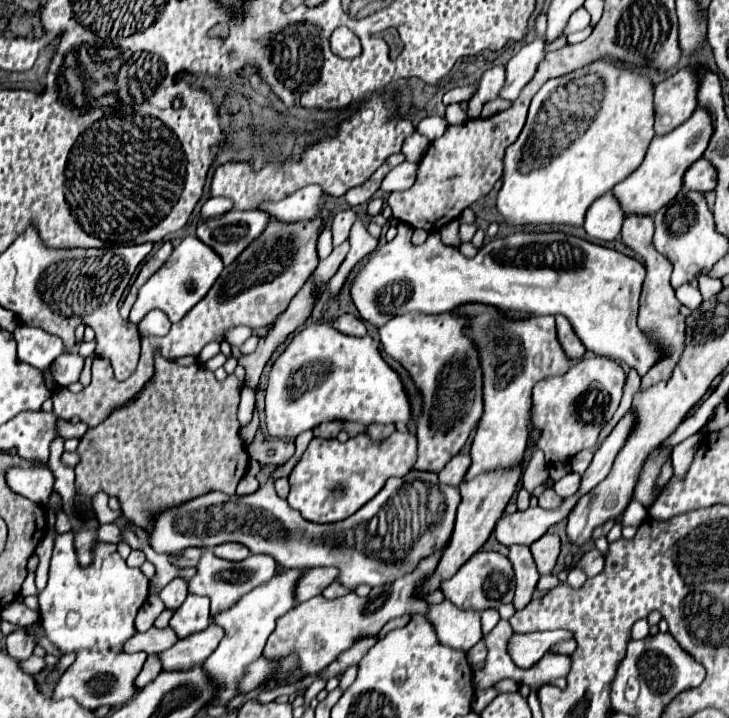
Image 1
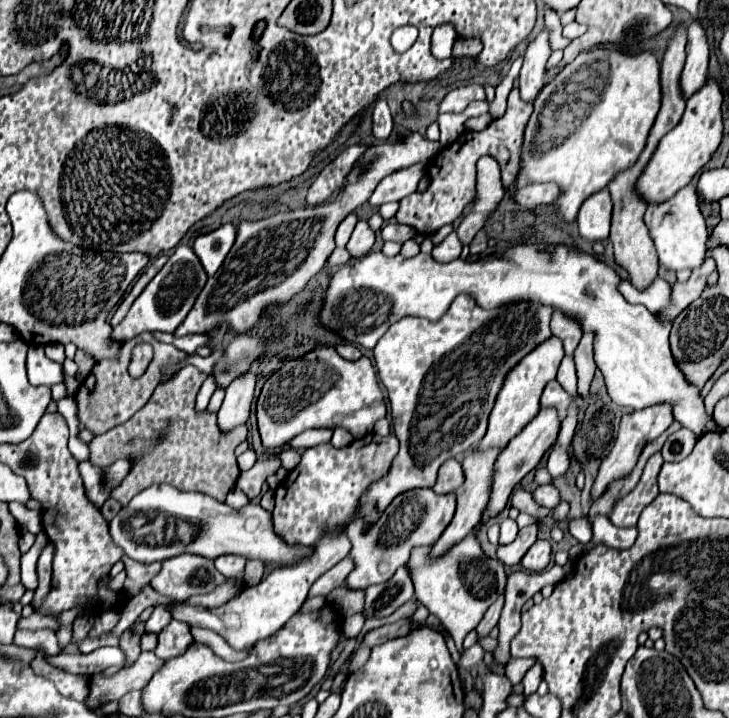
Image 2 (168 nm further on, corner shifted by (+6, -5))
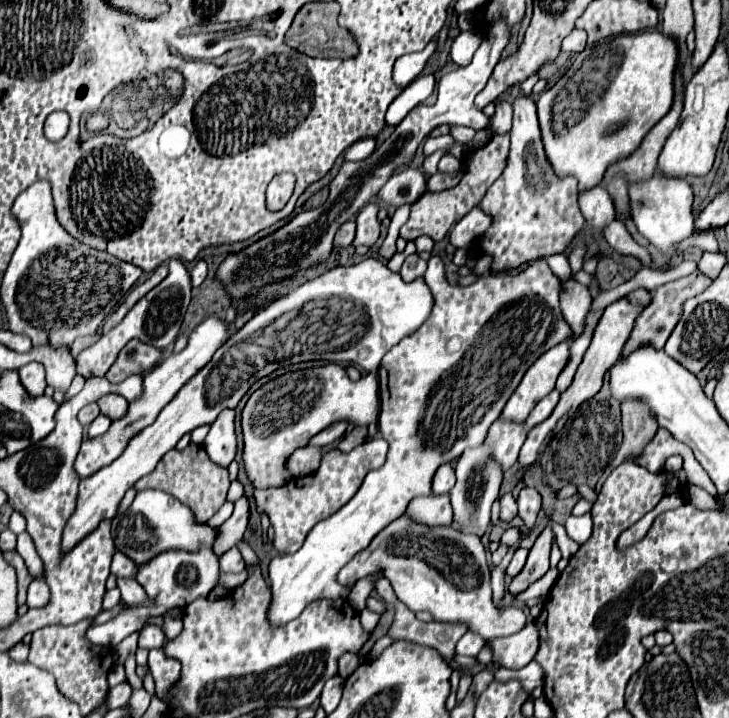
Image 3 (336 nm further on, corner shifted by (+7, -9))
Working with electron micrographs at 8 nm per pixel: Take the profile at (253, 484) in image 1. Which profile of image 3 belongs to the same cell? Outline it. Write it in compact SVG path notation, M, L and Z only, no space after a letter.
M226 501L226 503L220 507L220 511L210 519L210 523L212 523L212 525L222 525L222 523L232 515L232 509L234 509L234 503L232 503L232 501Z

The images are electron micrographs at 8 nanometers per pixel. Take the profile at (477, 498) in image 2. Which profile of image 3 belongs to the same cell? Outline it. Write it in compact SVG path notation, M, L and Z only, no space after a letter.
M496 421L490 427L490 433L484 441L486 447L492 451L492 459L500 463L502 471L508 471L516 459L518 459L518 449L522 447L522 441L526 439L526 427L524 425L514 425L508 421Z

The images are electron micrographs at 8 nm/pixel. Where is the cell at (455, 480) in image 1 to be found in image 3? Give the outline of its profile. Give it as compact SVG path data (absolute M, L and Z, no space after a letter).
M446 463L446 465L442 465L442 467L436 471L436 475L434 475L434 479L432 479L432 493L434 493L434 495L450 493L450 489L454 487L454 483L456 483L454 469Z

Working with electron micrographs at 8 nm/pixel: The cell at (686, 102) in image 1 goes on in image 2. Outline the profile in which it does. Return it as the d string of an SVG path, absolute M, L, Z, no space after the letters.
M701 19L691 23L689 29L689 41L687 41L687 61L681 73L681 89L685 99L689 99L695 91L699 91L701 85L707 81L707 53L709 53L709 43L707 43L707 33L701 25Z

